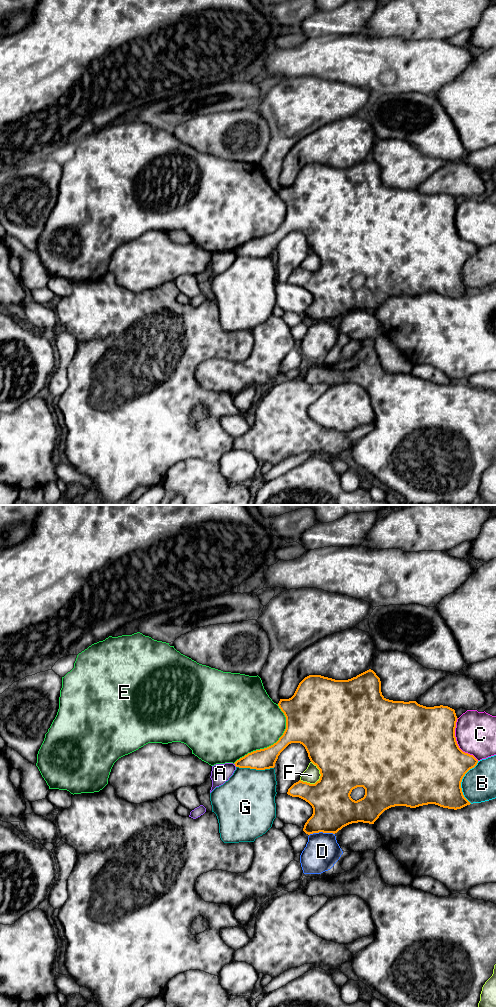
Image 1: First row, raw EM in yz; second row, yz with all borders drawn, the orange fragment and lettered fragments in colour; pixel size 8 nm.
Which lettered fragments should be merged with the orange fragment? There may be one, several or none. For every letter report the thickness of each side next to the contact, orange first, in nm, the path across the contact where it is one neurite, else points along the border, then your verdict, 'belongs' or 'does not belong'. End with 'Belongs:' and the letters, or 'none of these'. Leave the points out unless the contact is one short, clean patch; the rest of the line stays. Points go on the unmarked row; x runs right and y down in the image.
A: 170/150 nm | along yz (234, 251), (236, 254) | does not belong
B: 500/280 nm | does not belong
C: 500/320 nm | does not belong
D: 340/280 nm | does not belong
E: 240/460 nm | does not belong
F: 480/130 nm | does not belong
G: 170/440 nm | does not belong
Belongs: none of these

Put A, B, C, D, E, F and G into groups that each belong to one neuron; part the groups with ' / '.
A / B / C / D / E / F / G

